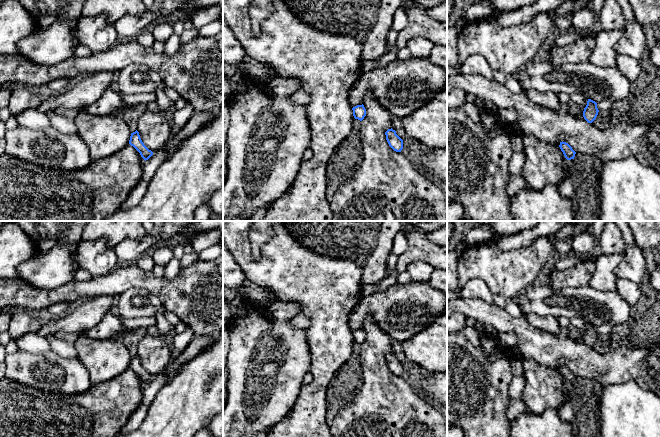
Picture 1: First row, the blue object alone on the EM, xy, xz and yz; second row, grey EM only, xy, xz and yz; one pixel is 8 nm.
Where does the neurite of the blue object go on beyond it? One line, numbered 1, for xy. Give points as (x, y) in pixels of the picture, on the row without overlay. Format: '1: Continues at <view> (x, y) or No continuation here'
1: No continuation here

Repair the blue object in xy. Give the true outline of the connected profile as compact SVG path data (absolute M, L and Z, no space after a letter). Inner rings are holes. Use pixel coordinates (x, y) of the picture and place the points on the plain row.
M137 354L131 357L129 368L140 377L141 381L145 385L148 384L153 379L153 376L149 374L142 366L139 356Z

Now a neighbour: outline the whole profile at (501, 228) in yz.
M492 221L489 225L495 236L512 236L535 228L542 221Z

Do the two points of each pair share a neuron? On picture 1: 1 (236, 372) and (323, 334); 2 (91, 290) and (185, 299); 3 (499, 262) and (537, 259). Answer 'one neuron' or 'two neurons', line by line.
1: two neurons
2: one neuron
3: one neuron

